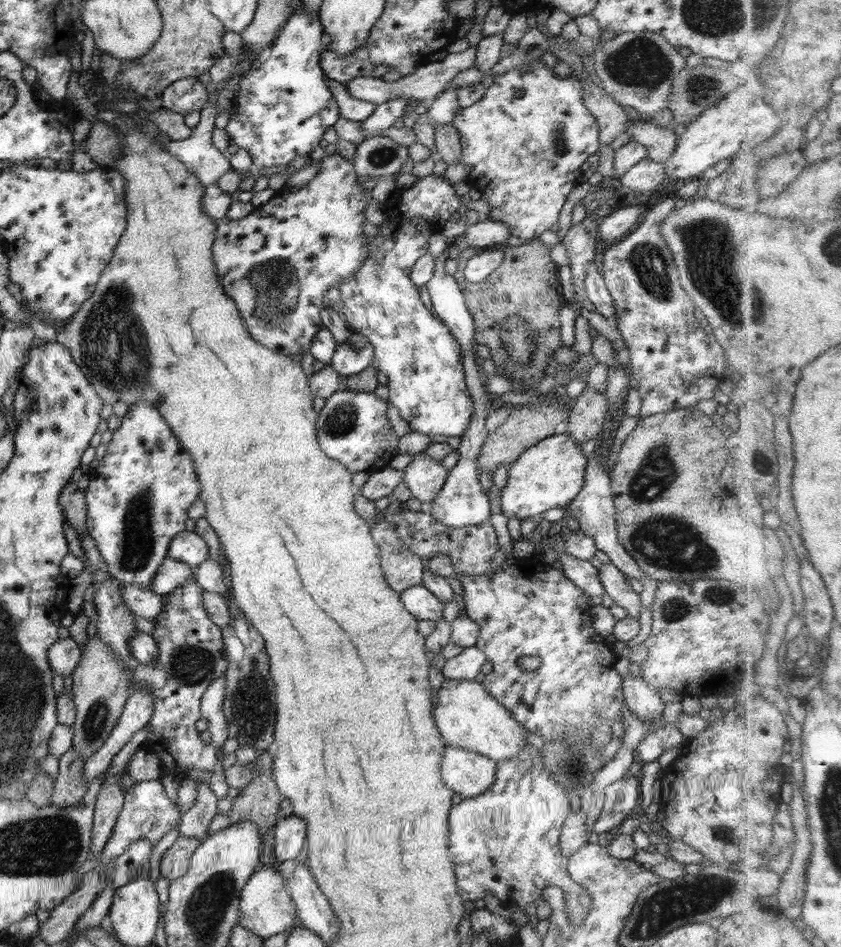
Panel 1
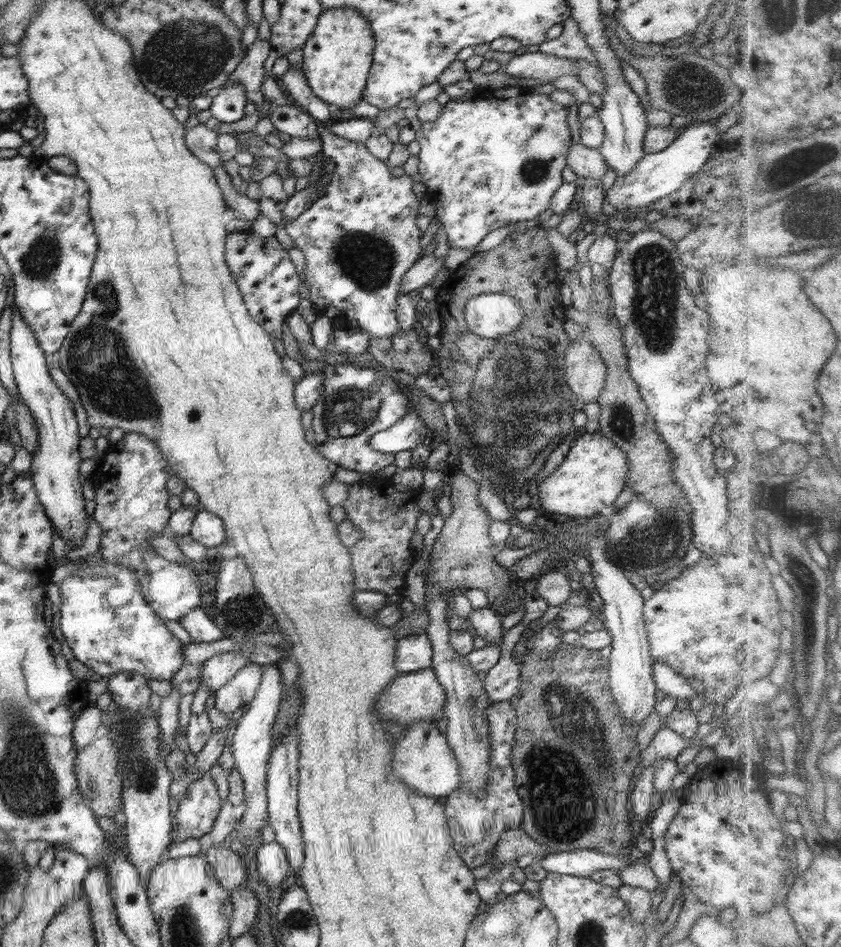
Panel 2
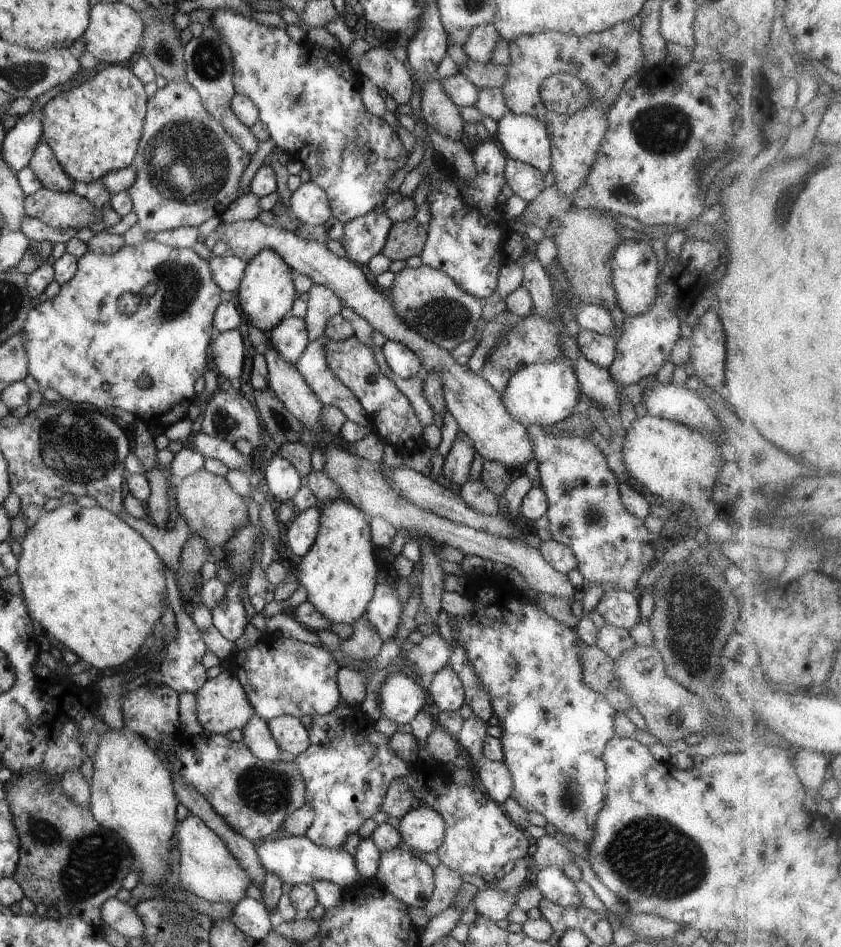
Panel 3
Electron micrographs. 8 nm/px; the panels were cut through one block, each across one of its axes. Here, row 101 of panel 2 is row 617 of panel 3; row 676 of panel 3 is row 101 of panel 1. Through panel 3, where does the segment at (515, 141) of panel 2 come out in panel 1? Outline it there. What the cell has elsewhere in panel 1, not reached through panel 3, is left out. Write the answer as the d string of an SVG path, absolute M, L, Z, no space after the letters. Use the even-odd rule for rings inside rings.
M540 59L529 67L498 75L480 101L468 108L460 107L454 117L462 147L460 163L470 166L468 182L480 190L492 207L488 219L505 222L515 237L538 239L557 222L568 194L584 178L582 164L599 152L599 126L584 105L583 90L582 83L572 74L561 78ZM518 90L522 90L520 97L516 96Z

